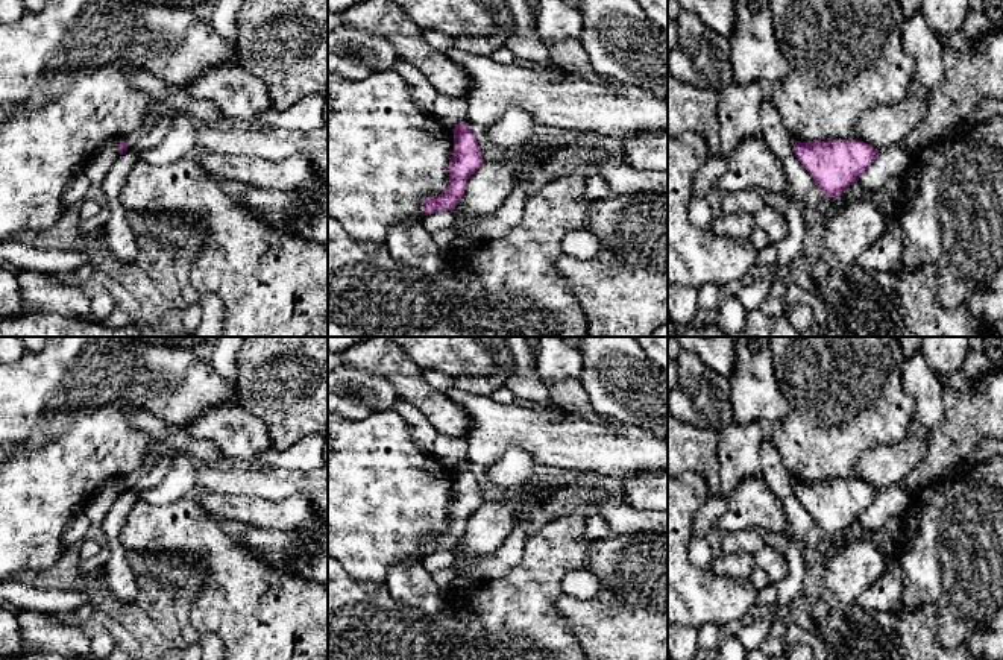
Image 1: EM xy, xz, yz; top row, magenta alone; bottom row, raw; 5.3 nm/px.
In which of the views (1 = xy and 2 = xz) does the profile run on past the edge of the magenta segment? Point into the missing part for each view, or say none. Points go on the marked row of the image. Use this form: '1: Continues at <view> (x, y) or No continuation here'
1: No continuation here
2: No continuation here

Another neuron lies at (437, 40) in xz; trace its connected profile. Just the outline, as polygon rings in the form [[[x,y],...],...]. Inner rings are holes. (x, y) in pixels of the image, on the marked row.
[[[429,29],[425,30],[425,38],[432,47],[435,47],[442,52],[448,52],[452,47],[455,47],[454,38],[451,38],[451,36],[442,33],[442,32],[437,32],[437,30],[429,30]]]

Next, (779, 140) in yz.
[[[763,100],[760,105],[760,118],[763,127],[763,140],[766,141],[771,152],[781,161],[795,155],[795,140],[786,130],[781,115],[772,102]]]

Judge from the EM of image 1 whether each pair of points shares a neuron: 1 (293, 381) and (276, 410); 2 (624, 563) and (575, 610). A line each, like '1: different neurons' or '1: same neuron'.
1: same neuron
2: same neuron

